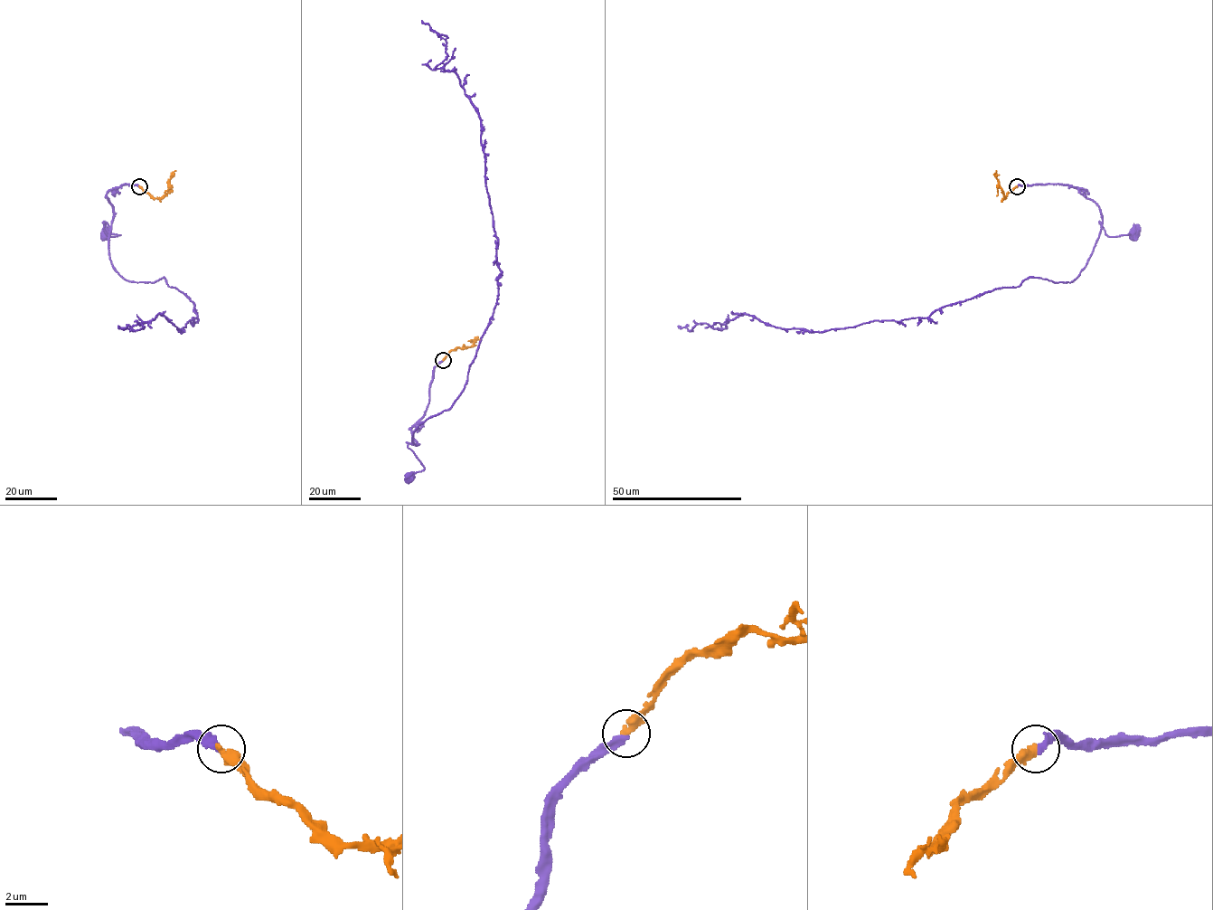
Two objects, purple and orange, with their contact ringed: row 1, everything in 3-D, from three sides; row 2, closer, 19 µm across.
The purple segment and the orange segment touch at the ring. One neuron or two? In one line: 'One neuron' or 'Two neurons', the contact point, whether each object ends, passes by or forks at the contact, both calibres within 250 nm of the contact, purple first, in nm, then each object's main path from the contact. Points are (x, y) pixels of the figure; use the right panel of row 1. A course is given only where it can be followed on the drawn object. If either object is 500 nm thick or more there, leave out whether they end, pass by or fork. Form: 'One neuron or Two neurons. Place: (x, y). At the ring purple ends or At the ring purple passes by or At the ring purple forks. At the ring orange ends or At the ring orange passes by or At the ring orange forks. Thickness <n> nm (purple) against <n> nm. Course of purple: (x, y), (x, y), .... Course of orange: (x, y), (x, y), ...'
One neuron. Place: (1017, 186). At the ring purple ends. At the ring orange ends. Thickness 340 nm (purple) against 420 nm. Course of purple: (1017, 186), (1066, 184), (1078, 187), (1098, 206), (1102, 226), (1099, 223), (1109, 236), (1133, 233). Course of orange: (1017, 186), (1004, 198), (996, 170)

